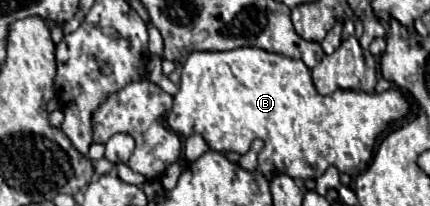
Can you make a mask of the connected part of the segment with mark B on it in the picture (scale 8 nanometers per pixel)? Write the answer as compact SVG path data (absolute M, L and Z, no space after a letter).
M234 48L226 52L190 52L184 60L180 72L180 88L174 94L174 104L170 114L166 114L166 124L172 132L188 138L200 134L210 150L216 152L248 152L254 138L264 140L264 148L258 156L258 168L262 164L262 174L272 180L276 172L288 174L292 178L318 178L328 166L336 166L338 172L358 176L368 168L374 154L376 140L388 122L398 120L408 114L406 98L390 88L382 94L368 94L360 90L336 90L330 96L320 96L312 84L310 70L302 60L266 52L262 48Z

